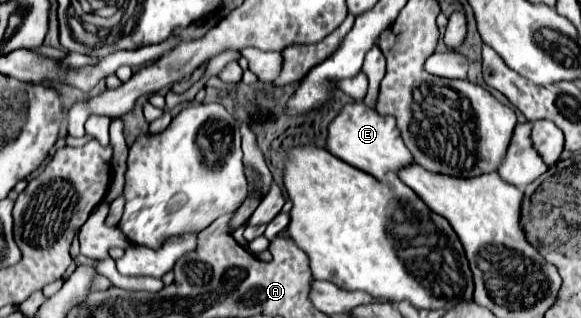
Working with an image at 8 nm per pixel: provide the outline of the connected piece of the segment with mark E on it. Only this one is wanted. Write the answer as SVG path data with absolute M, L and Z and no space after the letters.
M350 102L336 114L336 118L328 124L326 148L336 158L372 174L374 178L384 178L388 170L398 172L400 168L414 162L412 154L408 154L408 148L400 138L400 130L394 118L380 116L374 108L366 106L364 102Z

